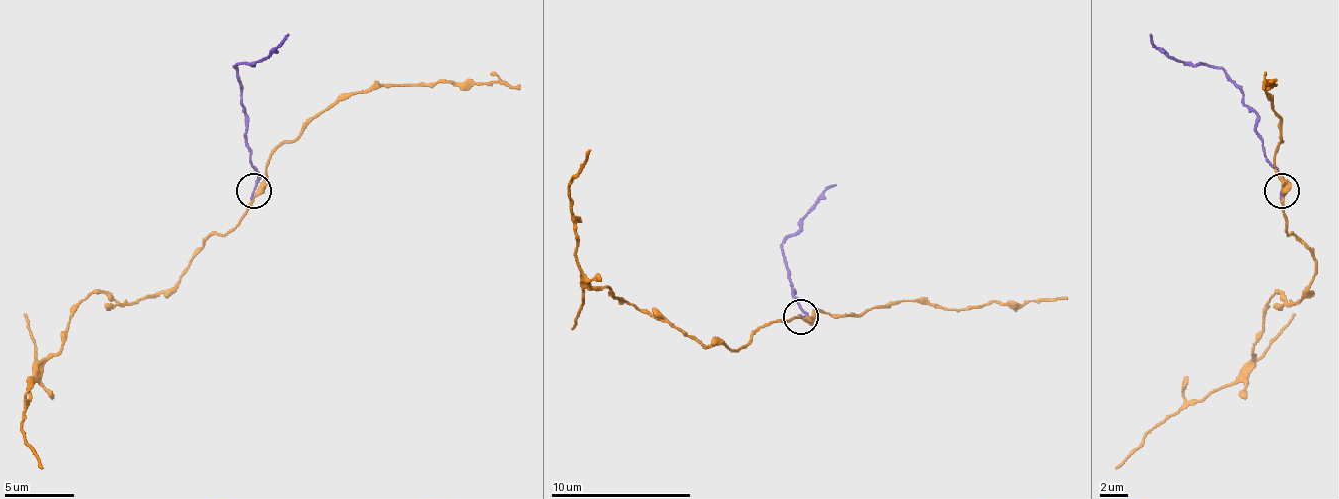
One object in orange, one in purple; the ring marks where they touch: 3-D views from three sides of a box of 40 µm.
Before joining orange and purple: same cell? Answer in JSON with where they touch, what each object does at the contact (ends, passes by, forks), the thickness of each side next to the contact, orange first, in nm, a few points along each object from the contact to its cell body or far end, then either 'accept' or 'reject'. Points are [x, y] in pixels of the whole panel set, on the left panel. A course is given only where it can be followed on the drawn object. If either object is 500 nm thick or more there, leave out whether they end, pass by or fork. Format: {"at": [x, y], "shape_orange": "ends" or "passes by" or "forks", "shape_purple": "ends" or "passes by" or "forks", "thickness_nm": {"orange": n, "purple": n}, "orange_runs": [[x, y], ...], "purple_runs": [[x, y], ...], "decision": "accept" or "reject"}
{"at": [253, 191], "shape_orange": "passes by", "shape_purple": "ends", "thickness_nm": {"orange": 320, "purple": 180}, "orange_runs": [[254, 194], [156, 295], [93, 292], [69, 320], [23, 414], [44, 467]], "purple_runs": [[254, 190], [258, 169], [247, 152], [247, 116], [233, 67], [265, 57], [289, 32]], "decision": "reject"}

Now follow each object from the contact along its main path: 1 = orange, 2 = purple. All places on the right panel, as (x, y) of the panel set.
1: (1284, 194), (1284, 229), (1316, 274), (1309, 295), (1277, 292), (1253, 365), (1169, 414), (1116, 467)
2: (1281, 190), (1277, 169), (1263, 152), (1256, 116), (1221, 67), (1169, 57), (1151, 32)

